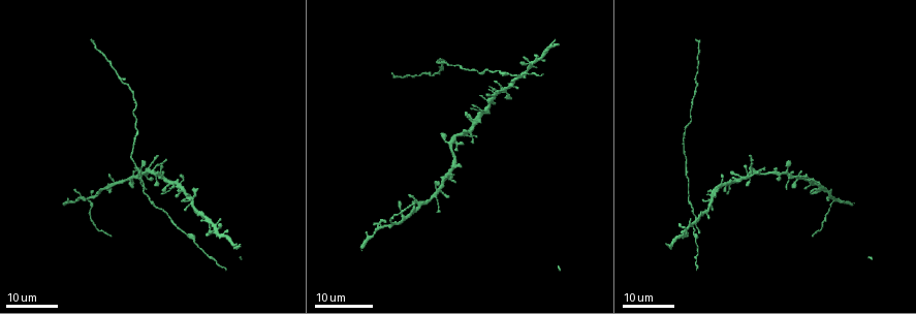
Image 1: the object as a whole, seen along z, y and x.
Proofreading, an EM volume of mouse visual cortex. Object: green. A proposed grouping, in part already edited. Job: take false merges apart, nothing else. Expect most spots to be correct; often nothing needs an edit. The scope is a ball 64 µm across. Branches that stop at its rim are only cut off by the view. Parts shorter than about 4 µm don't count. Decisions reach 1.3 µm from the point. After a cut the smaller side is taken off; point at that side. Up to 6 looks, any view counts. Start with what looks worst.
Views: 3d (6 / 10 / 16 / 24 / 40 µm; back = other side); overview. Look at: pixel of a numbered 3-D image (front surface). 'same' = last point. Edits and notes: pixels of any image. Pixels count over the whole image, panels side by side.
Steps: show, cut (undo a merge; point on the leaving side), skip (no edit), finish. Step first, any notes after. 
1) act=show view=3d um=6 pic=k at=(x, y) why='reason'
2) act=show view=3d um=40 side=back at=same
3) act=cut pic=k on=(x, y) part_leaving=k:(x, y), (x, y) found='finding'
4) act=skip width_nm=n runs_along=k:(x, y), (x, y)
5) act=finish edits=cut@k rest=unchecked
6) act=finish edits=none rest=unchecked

act=show view=3d um=16 pic=1 at=(390, 228) why='three arms meet'

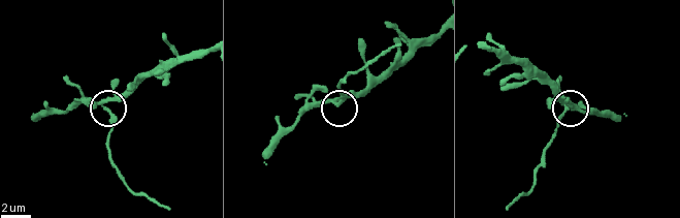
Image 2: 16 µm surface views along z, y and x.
act=show view=3d um=10 pic=2 at=(565, 109)

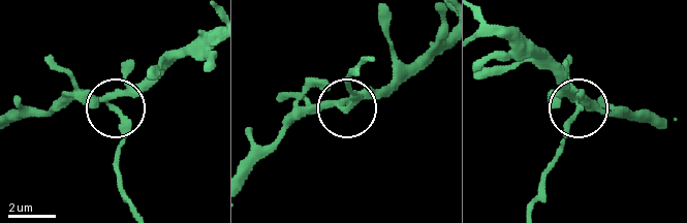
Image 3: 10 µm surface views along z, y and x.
act=cut pic=3 on=(121, 139) part_leaving=3:(114, 110), (126, 203) found='a second neuron is stuck on'

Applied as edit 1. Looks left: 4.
act=show view=3d um=24 pic=1 at=(527, 63) why='a fork'

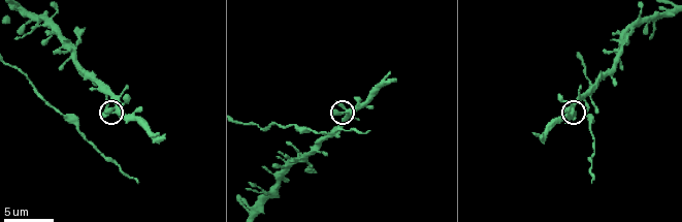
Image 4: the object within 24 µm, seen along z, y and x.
act=show view=3d um=10 pic=4 at=(344, 110) why='zoom in'

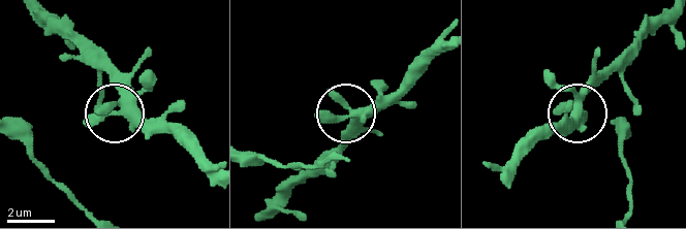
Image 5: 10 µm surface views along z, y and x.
act=show view=3d um=10 side=back pic=5 at=(346, 115) why='from behind'

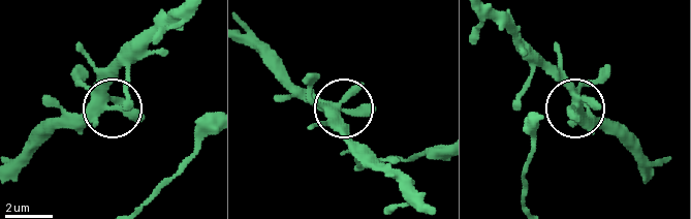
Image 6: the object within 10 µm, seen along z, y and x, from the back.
act=skip width_nm=330 runs_along=6:(164, 24), (125, 63), (108, 87), (107, 105), (50, 117) found='one neuron here'

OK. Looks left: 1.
act=show view=3d um=10 pic=4 at=(33, 20) why='four arms meet'

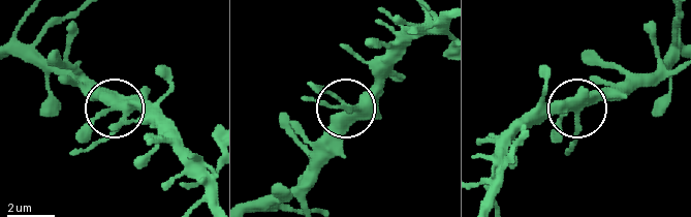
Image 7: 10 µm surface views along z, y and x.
act=skip arms=4 found='one neuron here'

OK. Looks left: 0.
act=finish edits=cut@3 rest=unchecked

